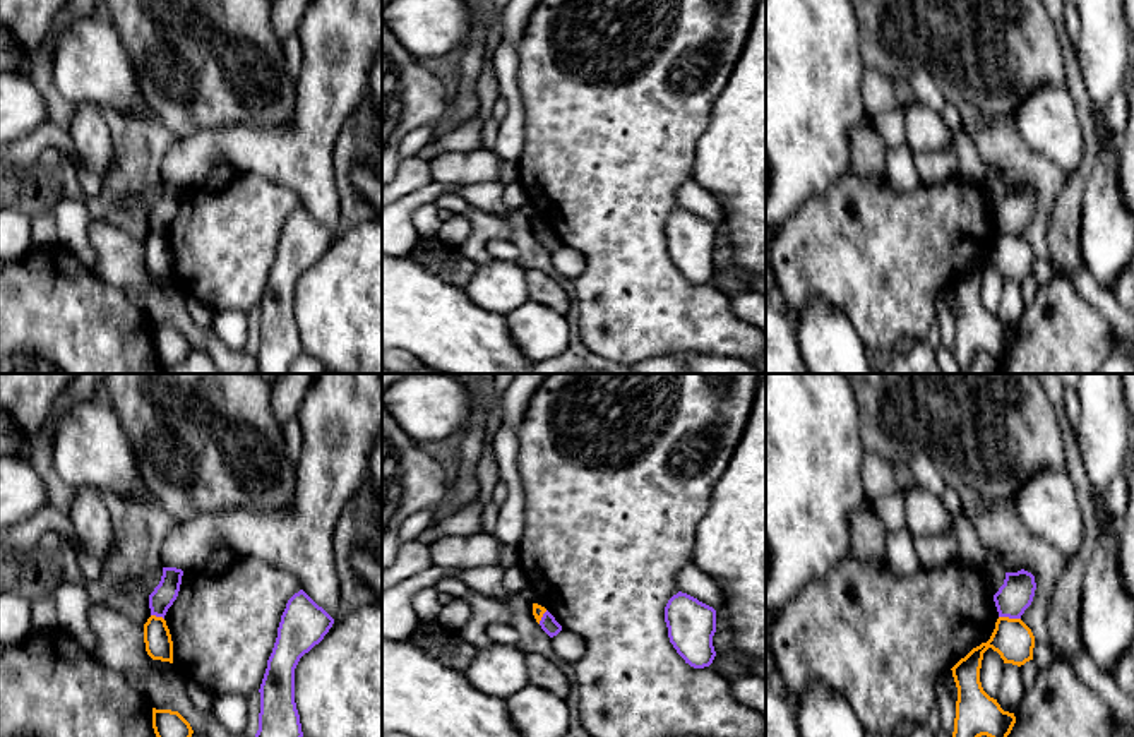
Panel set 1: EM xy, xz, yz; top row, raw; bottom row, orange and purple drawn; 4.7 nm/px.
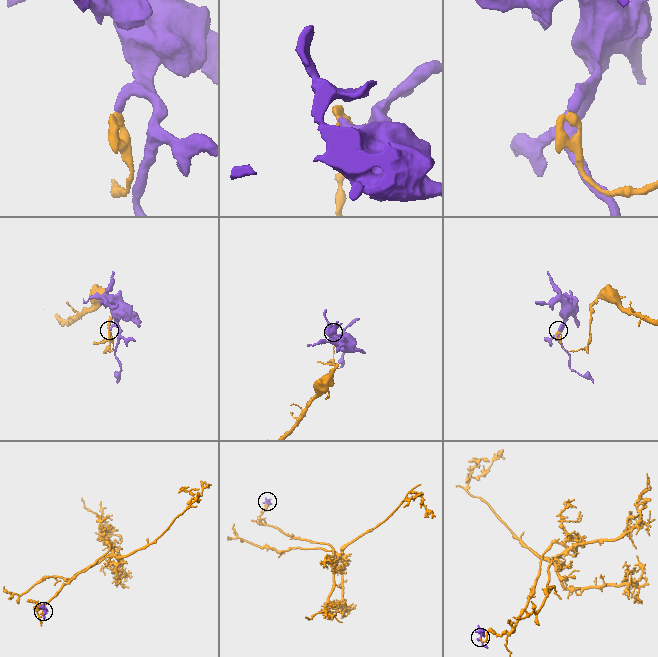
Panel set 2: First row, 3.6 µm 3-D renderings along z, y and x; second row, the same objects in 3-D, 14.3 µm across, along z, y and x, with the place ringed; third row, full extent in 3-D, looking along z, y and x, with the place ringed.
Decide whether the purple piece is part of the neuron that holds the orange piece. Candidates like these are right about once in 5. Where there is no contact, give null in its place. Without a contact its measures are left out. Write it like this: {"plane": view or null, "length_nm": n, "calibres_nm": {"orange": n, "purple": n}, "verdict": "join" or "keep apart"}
{"plane": "yz", "length_nm": 110, "calibres_nm": {"orange": 190, "purple": 160}, "verdict": "keep apart"}

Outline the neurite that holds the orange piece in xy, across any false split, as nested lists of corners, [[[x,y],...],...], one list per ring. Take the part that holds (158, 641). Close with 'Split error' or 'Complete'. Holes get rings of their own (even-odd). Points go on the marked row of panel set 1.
[[[151,615],[144,624],[146,651],[152,660],[173,663],[173,641],[166,620]]]. Complete

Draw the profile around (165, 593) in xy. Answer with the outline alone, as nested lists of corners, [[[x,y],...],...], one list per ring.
[[[163,567],[159,584],[149,595],[151,615],[163,617],[178,596],[183,571],[176,567]]]

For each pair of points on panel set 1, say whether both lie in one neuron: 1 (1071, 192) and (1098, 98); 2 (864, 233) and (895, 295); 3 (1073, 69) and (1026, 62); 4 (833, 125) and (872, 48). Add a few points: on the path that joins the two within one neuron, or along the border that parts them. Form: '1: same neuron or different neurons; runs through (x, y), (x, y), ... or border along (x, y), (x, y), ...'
1: different neurons; border along (1080, 67), (1092, 105)
2: same neuron; runs through (867, 249), (881, 263), (884, 280)
3: different neurons; border along (1056, 28), (1066, 86)
4: different neurons; border along (857, 24), (859, 52), (865, 67)

